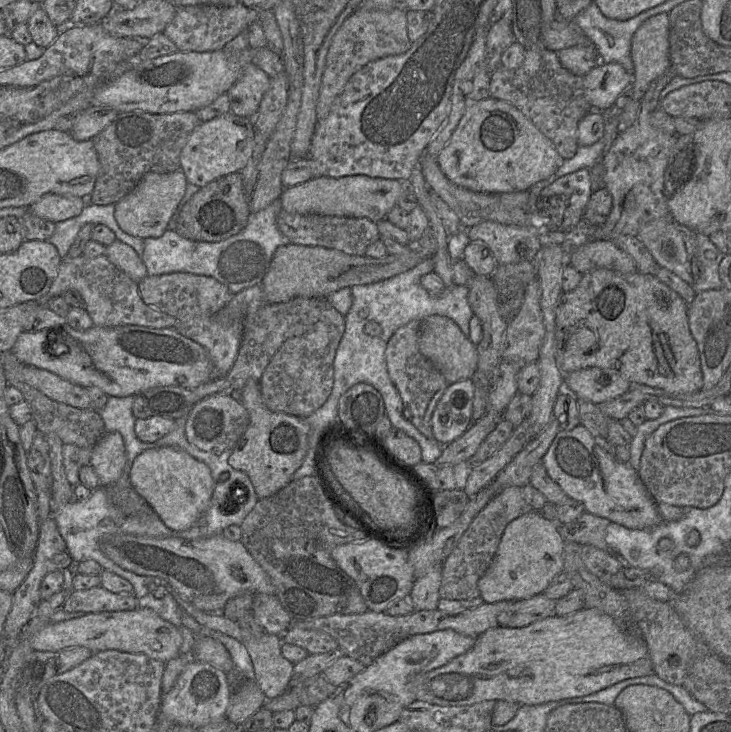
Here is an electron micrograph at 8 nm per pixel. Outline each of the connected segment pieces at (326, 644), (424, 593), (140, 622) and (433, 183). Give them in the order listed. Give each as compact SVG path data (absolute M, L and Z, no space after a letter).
M294 624L281 635L282 643L304 648L309 654L320 654L338 648L338 642L330 634L313 629L304 629Z
M435 565L425 575L416 578L409 594L414 611L437 609L442 565Z
M149 608L128 611L88 613L81 617L49 622L30 638L33 650L58 651L70 647L86 647L94 652L118 650L144 654L163 663L181 655L182 634L172 623Z
M425 153L421 157L418 165L423 172L430 193L437 195L454 211L464 230L485 221L493 221L505 225L532 227L532 216L541 211L548 210L548 208L539 209L537 206L535 208L530 207L530 193L528 191L487 194L456 186L442 173L436 159L425 155Z

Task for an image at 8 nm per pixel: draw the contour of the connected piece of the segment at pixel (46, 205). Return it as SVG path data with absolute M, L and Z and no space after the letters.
M48 193L28 209L40 218L57 223L80 215L86 202L87 198Z

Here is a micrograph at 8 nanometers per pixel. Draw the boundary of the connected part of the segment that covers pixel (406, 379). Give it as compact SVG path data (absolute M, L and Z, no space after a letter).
M412 320L398 328L391 336L385 350L389 377L395 385L404 407L404 416L428 439L434 439L431 416L449 385L437 368L425 358L418 347L420 321Z

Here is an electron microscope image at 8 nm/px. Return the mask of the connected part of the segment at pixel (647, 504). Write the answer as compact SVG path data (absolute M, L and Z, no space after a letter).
M582 425L560 431L541 461L550 478L569 498L581 502L586 512L629 529L651 529L664 522L638 471L628 462L618 462L611 450L599 445Z

